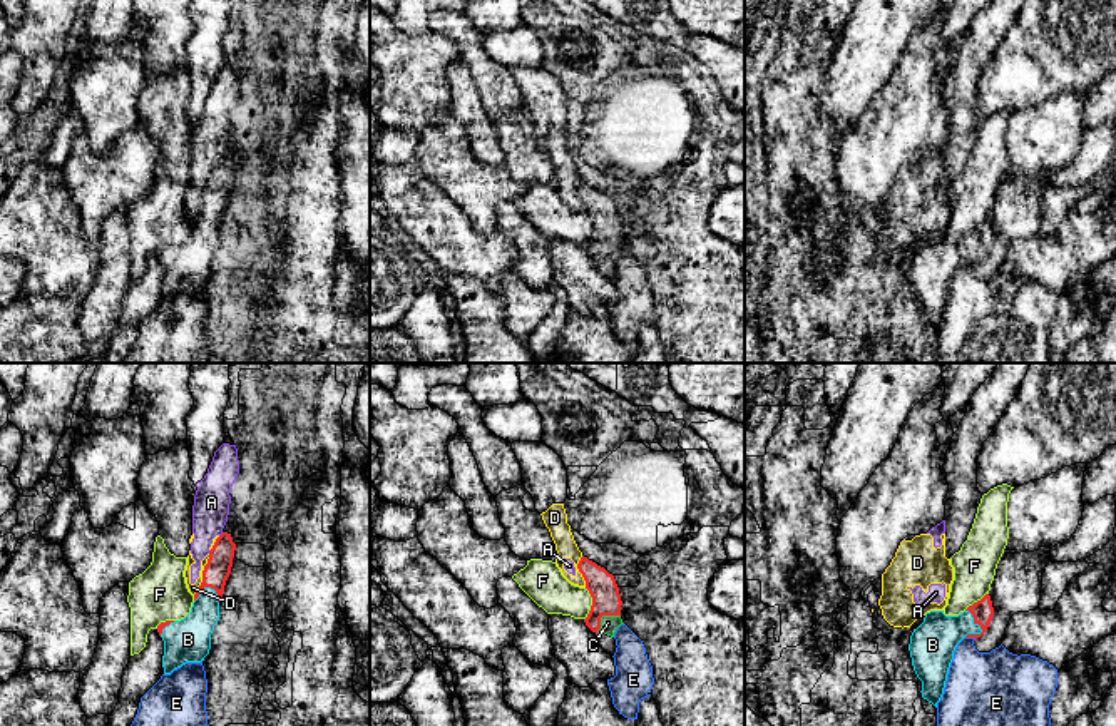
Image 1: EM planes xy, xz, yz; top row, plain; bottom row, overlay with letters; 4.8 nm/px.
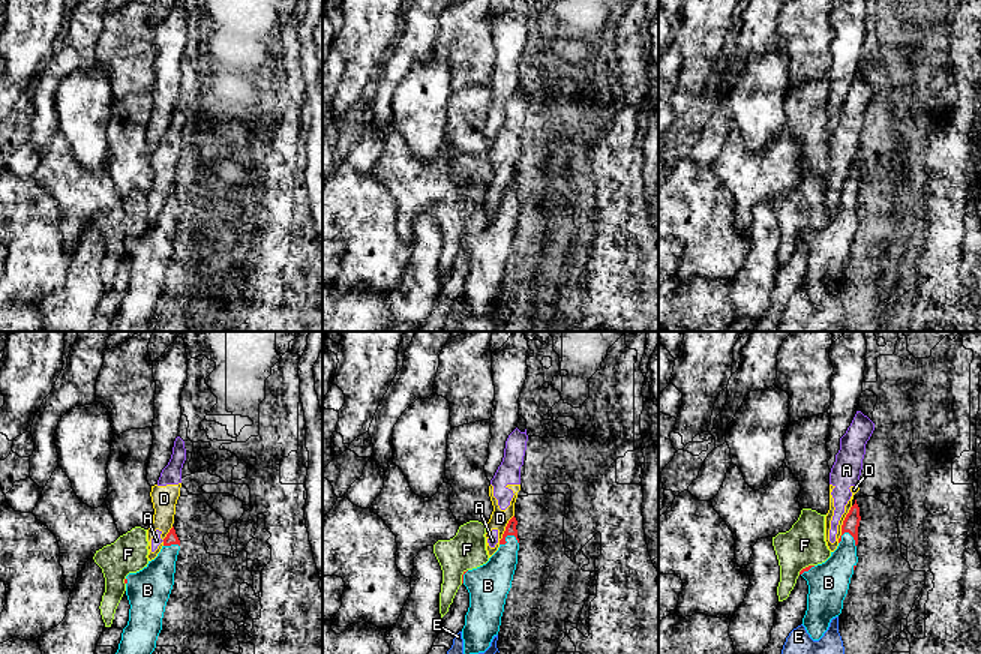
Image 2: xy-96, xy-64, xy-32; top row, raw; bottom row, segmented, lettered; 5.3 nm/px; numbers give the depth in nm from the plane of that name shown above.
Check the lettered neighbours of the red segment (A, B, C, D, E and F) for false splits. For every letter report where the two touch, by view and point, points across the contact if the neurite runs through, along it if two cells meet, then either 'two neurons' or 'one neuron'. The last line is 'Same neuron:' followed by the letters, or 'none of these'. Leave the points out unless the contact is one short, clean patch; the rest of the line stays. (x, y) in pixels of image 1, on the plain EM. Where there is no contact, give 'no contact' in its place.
A: meets red in xy at (221, 159); two neurons
B: meets red in yz at (976, 248); one neuron
C: meets red in xz at (603, 240); runs through xz (606, 226), (603, 240), (608, 248); one neuron
D: meets red in xy at (203, 199); border along xy (209, 179), (203, 206), (193, 219); two neurons
E: meets red in yz at (971, 261); two neurons
F: meets red in xz at (593, 230); two neurons
Same neuron: B, C

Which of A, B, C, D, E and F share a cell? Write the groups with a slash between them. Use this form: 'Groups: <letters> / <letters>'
Groups: A D / B C / E / F

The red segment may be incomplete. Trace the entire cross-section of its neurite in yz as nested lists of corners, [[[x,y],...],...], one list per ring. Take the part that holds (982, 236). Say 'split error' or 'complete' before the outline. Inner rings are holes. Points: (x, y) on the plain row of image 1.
split error | [[[991,221],[969,231],[959,241],[930,236],[910,261],[910,283],[922,306],[922,323],[937,333],[949,299],[954,276],[964,263],[980,263],[994,241]]]

